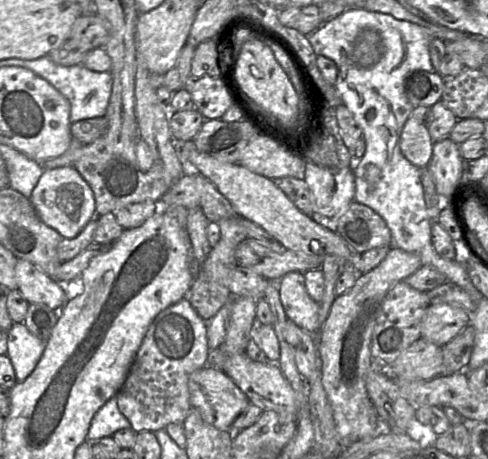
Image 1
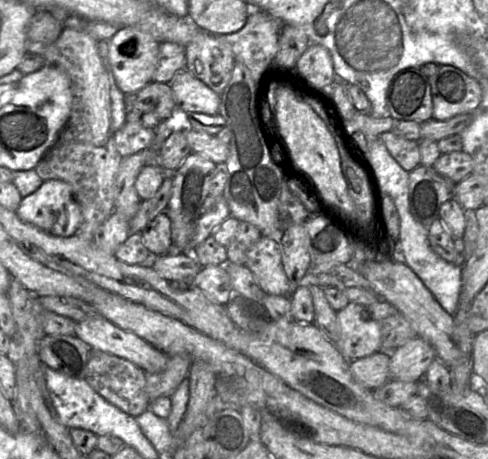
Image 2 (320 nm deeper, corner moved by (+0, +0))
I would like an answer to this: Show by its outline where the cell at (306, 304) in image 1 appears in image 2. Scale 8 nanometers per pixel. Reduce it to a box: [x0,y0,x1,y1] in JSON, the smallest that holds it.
[245,236,290,296]

